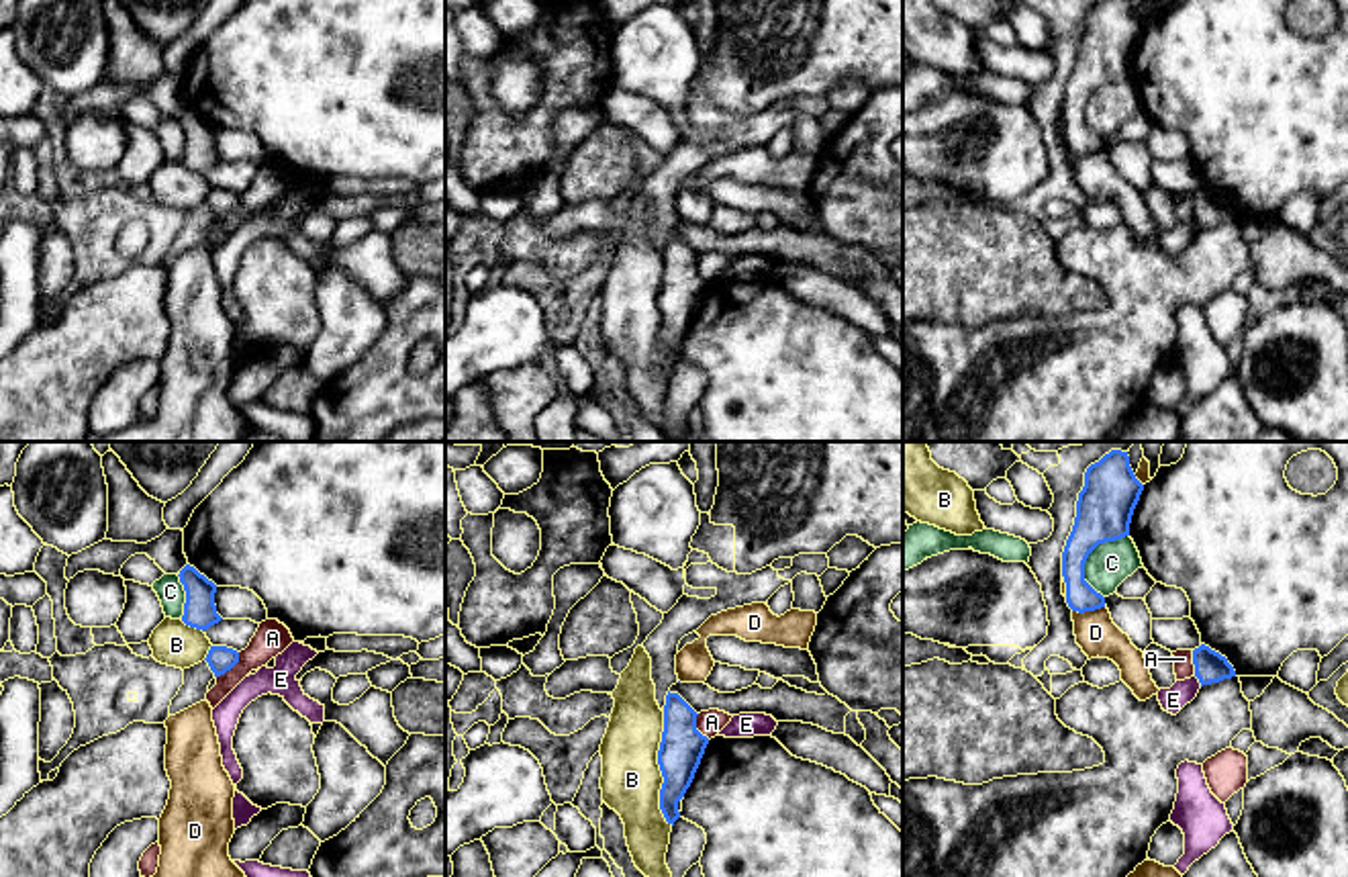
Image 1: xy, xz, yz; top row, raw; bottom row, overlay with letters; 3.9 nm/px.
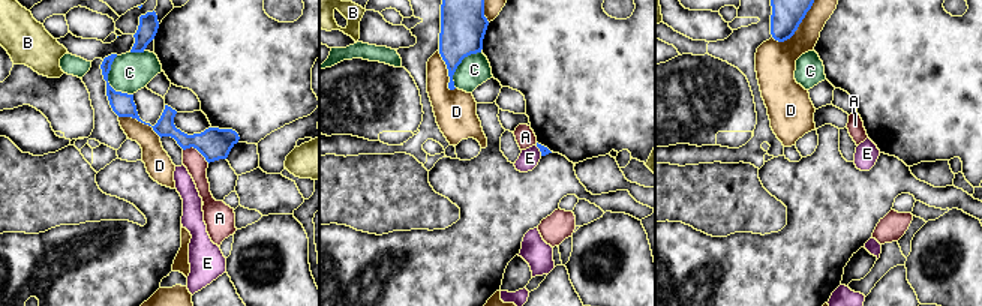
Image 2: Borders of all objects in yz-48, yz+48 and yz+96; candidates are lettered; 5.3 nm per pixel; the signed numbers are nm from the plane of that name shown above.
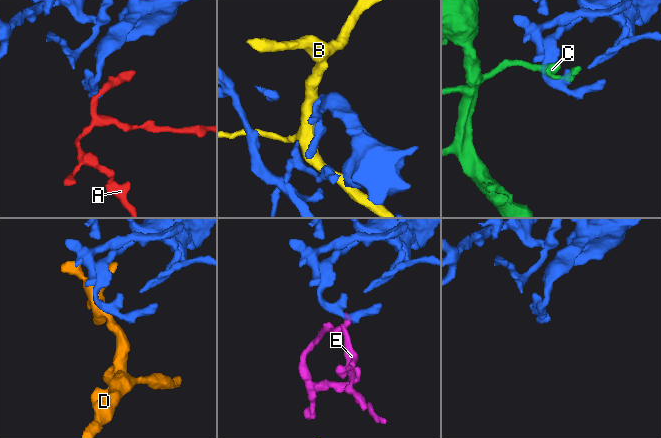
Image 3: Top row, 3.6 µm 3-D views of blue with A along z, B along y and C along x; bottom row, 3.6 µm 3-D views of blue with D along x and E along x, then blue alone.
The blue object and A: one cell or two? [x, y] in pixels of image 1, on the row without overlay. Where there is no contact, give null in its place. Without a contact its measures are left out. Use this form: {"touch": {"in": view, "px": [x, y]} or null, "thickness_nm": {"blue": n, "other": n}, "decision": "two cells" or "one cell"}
{"touch": {"in": "xy", "px": [231, 209]}, "thickness_nm": {"blue": 110, "other": 140}, "decision": "two cells"}

